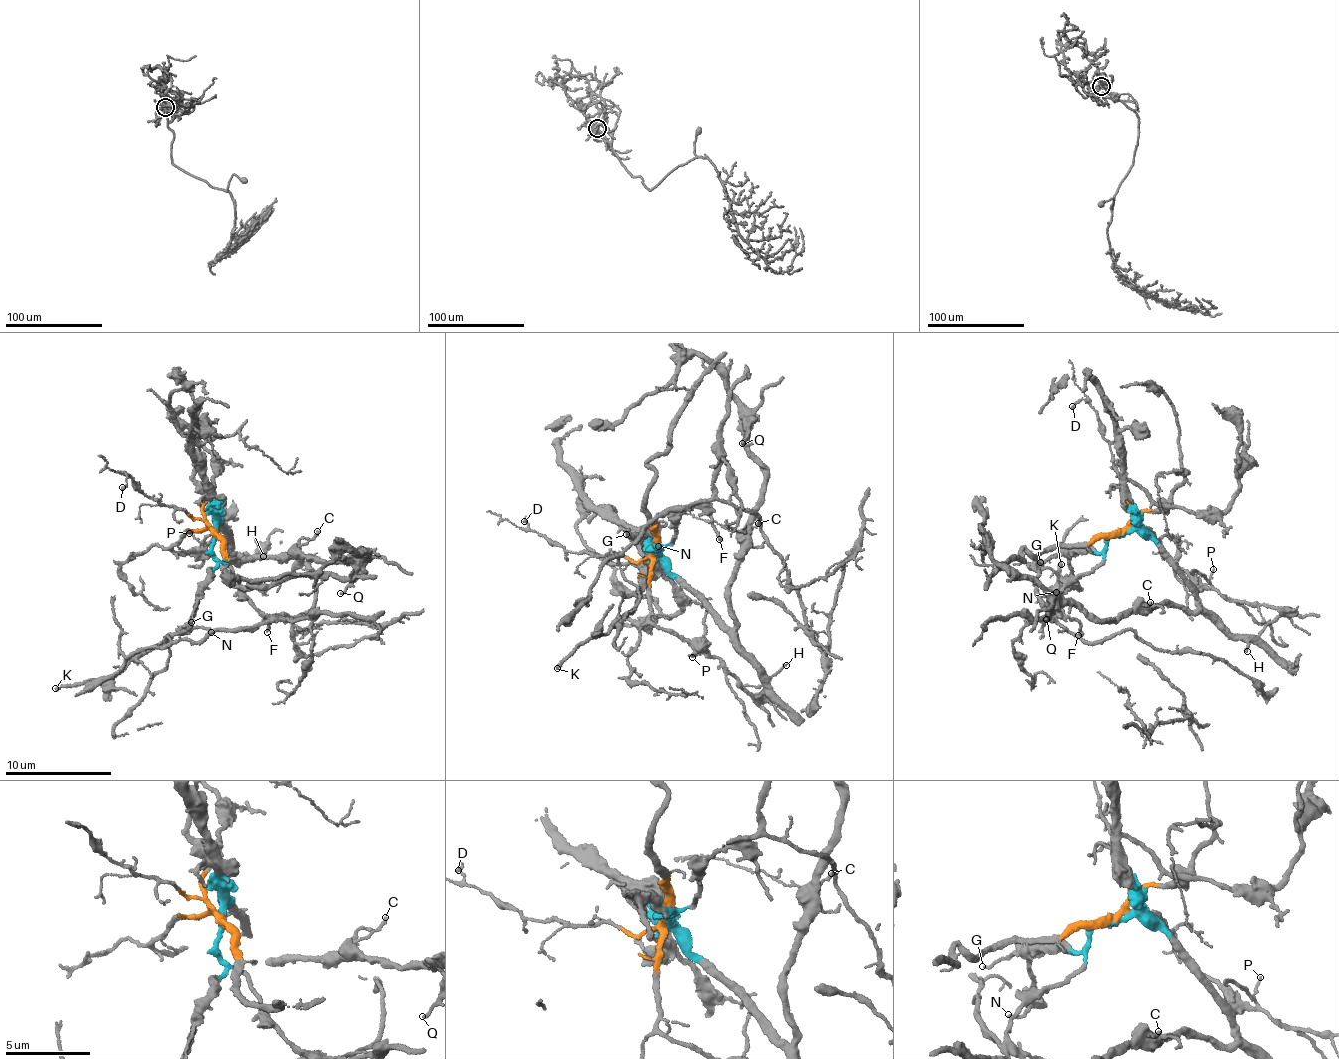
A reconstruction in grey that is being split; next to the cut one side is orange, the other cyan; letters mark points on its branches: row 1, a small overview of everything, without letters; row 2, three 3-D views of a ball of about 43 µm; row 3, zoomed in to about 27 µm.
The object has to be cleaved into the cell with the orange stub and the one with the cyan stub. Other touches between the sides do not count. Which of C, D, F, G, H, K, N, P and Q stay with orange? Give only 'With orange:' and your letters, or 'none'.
With orange: D, P

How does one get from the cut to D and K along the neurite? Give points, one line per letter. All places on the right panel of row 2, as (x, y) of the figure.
D: (1124, 534), (1131, 508), (1115, 471), (1110, 443), (1103, 437), (1097, 412), (1082, 400), (1072, 407)
K: (1124, 534), (1100, 551), (1079, 551), (1070, 558), (1068, 585), (1079, 588), (1056, 580), (1060, 564)

